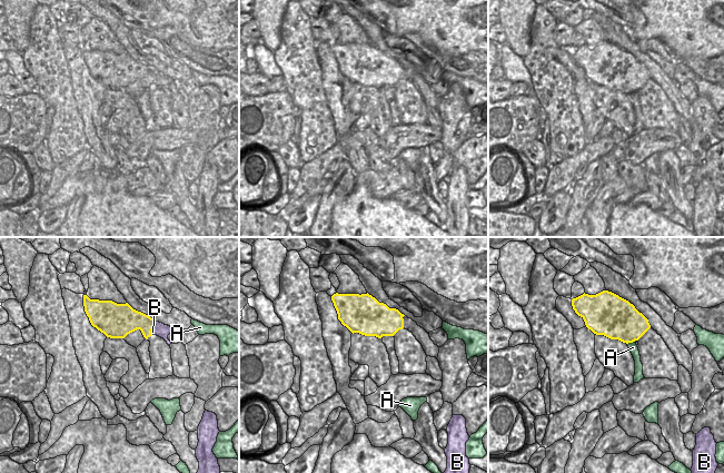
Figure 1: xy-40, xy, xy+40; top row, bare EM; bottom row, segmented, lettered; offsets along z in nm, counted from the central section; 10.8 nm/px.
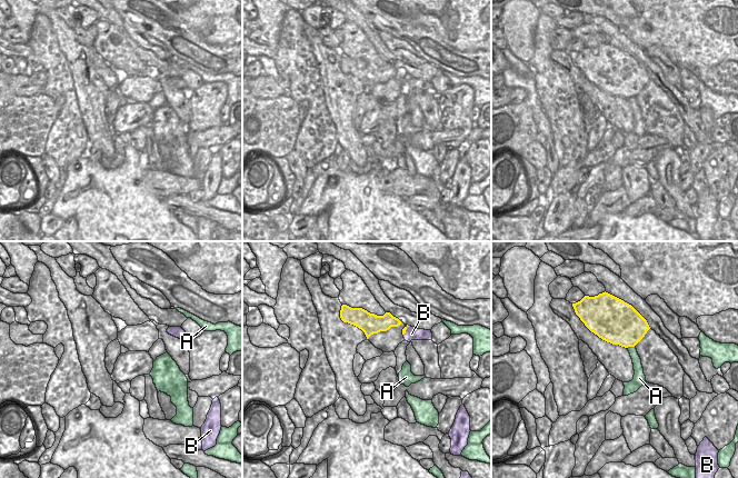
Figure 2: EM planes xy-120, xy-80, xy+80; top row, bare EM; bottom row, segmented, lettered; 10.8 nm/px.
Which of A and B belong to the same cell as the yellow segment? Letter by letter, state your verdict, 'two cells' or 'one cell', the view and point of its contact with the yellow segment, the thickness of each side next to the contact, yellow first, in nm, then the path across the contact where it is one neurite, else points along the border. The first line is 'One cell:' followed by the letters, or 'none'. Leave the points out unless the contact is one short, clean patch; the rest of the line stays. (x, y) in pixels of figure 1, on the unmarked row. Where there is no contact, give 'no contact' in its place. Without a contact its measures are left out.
One cell: B
A: two cells; contact xy+40 (631, 92); calibres 400 and 100 nm
B: one cell; contact xy-40 (152, 79); calibres 240 and 150 nm; way xy-40 (131, 70), (141, 71), (152, 79), (160, 80)

